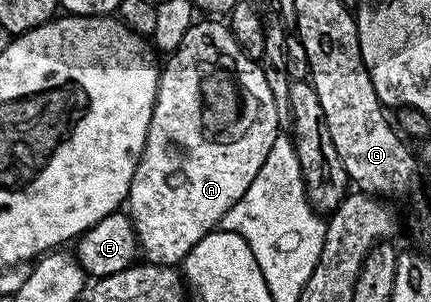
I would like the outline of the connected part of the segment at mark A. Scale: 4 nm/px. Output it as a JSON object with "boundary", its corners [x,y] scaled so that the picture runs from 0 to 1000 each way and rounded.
{"boundary":[[[452,70],[436,106],[427,106],[418,159],[383,202],[385,219],[381,205],[367,248],[362,344],[343,411],[339,487],[306,583],[297,705],[320,772],[327,851],[353,881],[411,884],[436,834],[513,738],[538,675],[575,636],[585,596],[594,596],[594,570],[613,556],[622,500],[650,450],[650,407],[640,331],[631,331],[606,215],[548,146],[522,70]]]}

